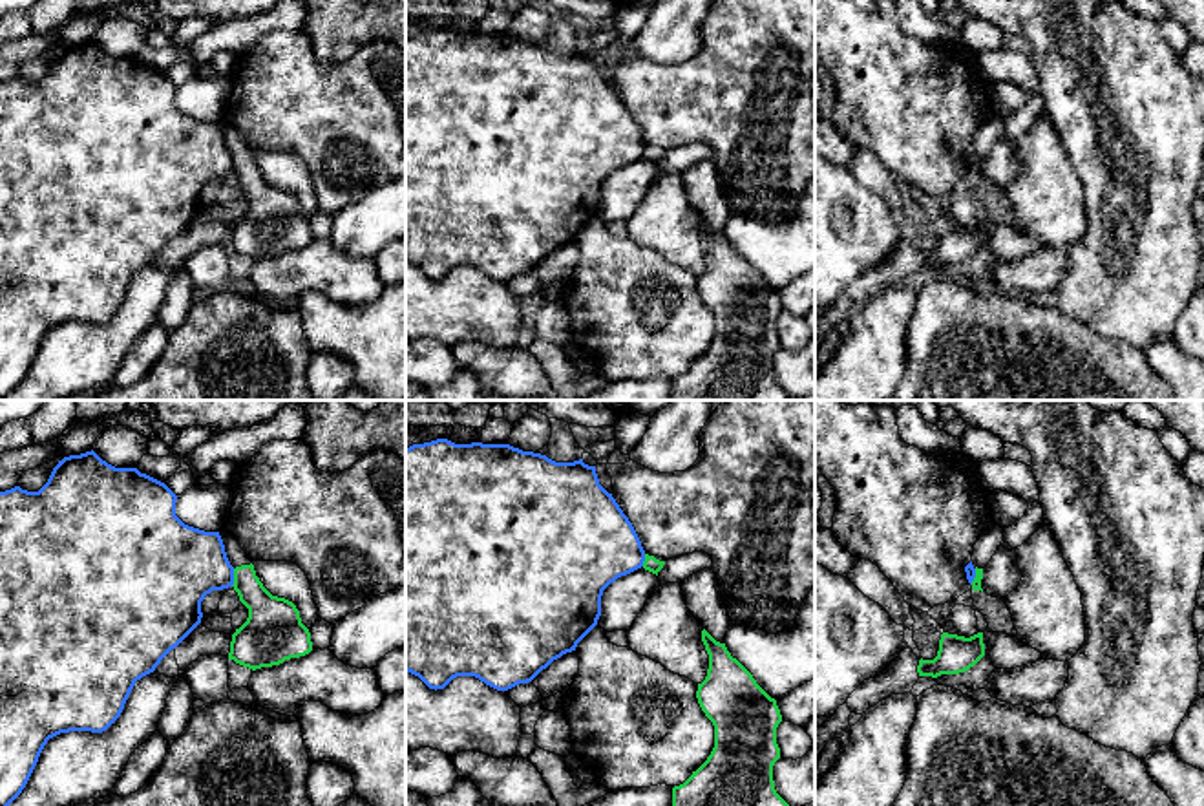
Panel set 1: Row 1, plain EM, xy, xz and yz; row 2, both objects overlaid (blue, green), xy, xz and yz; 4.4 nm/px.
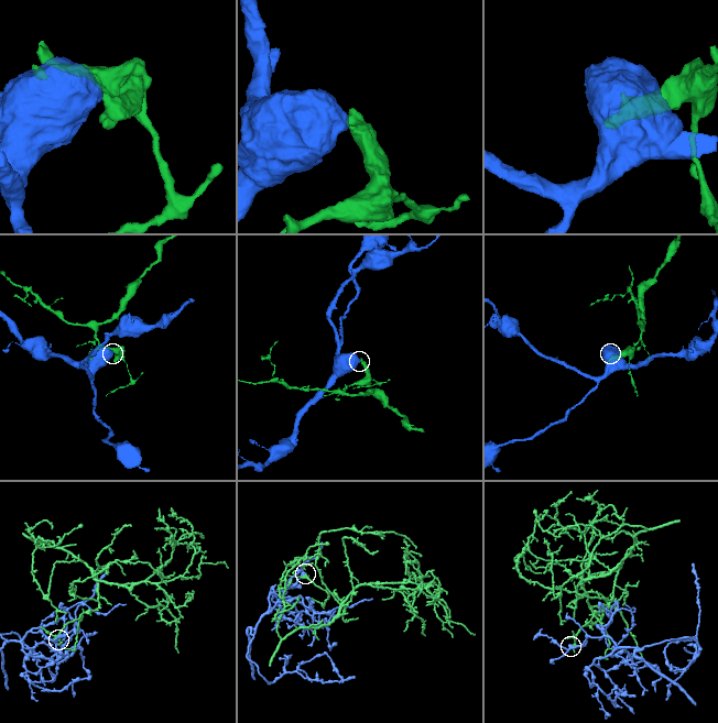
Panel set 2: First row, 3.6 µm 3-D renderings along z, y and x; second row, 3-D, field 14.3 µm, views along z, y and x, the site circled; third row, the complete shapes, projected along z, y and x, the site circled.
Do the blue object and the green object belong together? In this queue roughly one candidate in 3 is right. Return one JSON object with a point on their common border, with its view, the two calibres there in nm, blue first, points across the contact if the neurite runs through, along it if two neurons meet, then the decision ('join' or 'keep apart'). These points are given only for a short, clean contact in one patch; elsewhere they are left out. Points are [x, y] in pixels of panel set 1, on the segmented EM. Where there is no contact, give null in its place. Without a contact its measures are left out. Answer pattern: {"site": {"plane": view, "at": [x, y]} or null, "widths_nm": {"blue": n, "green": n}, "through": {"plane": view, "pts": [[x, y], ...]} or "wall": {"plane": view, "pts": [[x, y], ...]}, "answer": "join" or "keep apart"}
{"site": {"plane": "xy", "at": [232, 578]}, "widths_nm": {"blue": 360, "green": 220}, "wall": {"plane": "xy", "pts": [[234, 569], [234, 582], [231, 585]]}, "answer": "keep apart"}

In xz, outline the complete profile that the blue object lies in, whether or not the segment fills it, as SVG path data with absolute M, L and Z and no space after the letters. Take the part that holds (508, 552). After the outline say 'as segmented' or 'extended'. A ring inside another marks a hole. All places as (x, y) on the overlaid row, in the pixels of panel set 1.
M437 439L406 448L406 671L429 689L444 689L457 676L475 676L497 691L532 682L543 669L566 652L597 625L603 590L618 578L643 567L645 550L612 493L597 479L596 466L583 459L555 462L546 455L523 451L510 444L455 444Z; as segmented

